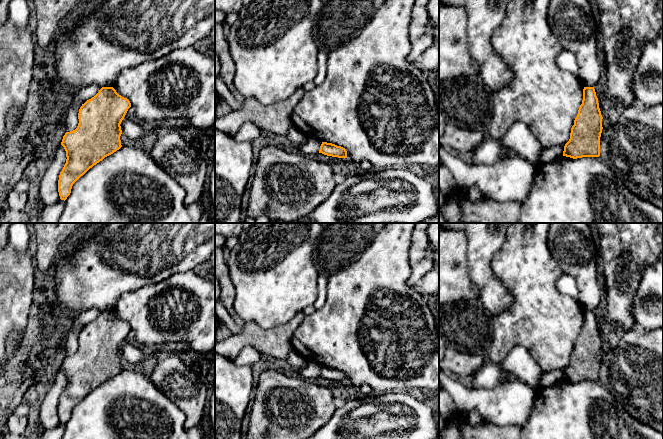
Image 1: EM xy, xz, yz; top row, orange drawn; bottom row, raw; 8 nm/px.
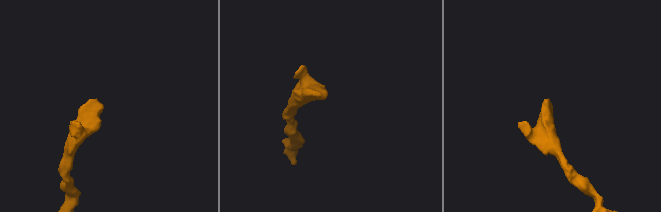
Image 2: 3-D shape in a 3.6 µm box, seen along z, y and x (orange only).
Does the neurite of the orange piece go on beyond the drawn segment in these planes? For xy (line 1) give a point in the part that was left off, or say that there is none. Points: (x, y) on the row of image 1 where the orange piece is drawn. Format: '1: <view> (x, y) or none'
1: none

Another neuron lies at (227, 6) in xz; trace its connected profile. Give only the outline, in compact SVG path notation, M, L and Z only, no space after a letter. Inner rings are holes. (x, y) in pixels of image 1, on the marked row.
M215 0L215 9L224 12L238 14L241 9L242 0Z

